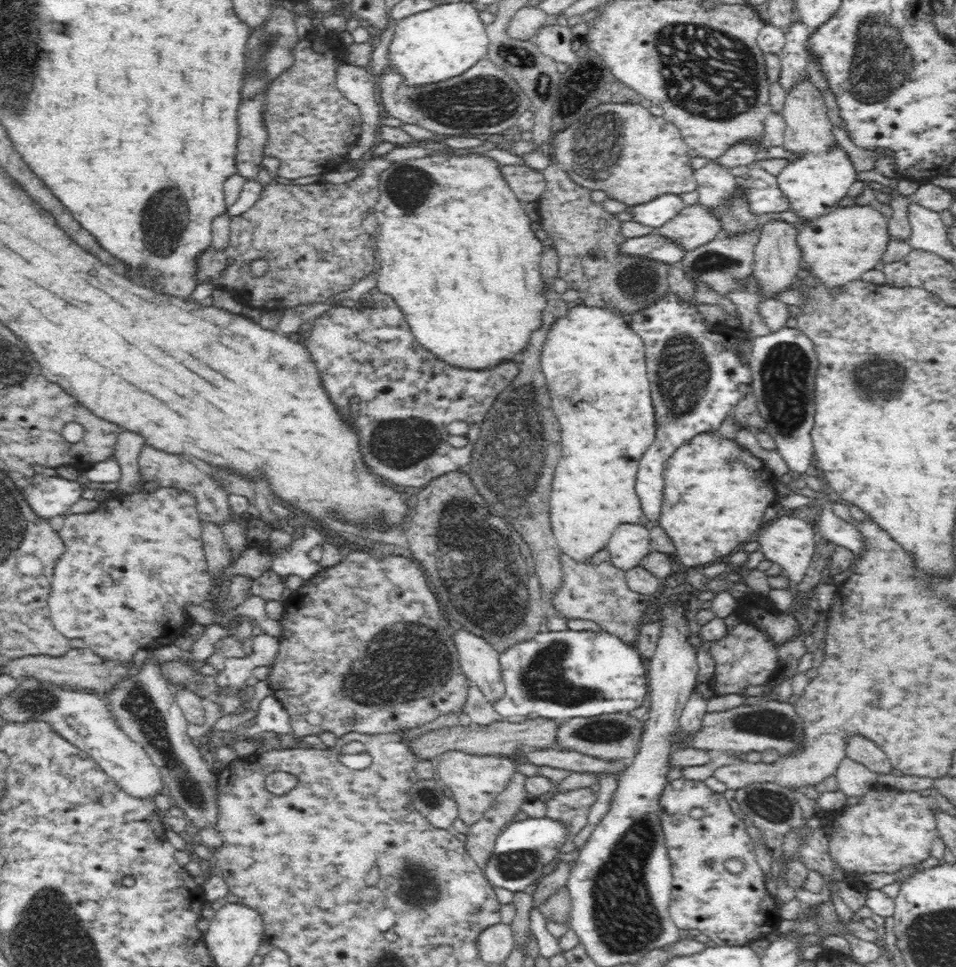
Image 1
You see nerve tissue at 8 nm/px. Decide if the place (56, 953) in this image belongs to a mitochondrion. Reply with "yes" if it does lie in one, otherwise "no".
yes

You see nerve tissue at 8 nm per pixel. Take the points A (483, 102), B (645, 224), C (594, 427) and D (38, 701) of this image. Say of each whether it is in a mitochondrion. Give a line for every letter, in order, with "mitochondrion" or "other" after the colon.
A: mitochondrion
B: other
C: other
D: mitochondrion

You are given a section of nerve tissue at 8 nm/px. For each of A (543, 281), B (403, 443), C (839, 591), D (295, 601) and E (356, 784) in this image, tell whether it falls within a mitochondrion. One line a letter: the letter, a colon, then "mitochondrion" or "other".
A: other
B: mitochondrion
C: other
D: other
E: other

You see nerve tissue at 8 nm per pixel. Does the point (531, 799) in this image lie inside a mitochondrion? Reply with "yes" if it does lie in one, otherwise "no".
no

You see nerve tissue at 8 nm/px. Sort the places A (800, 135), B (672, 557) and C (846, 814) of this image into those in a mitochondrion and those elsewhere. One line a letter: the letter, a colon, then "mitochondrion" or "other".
A: other
B: other
C: other

